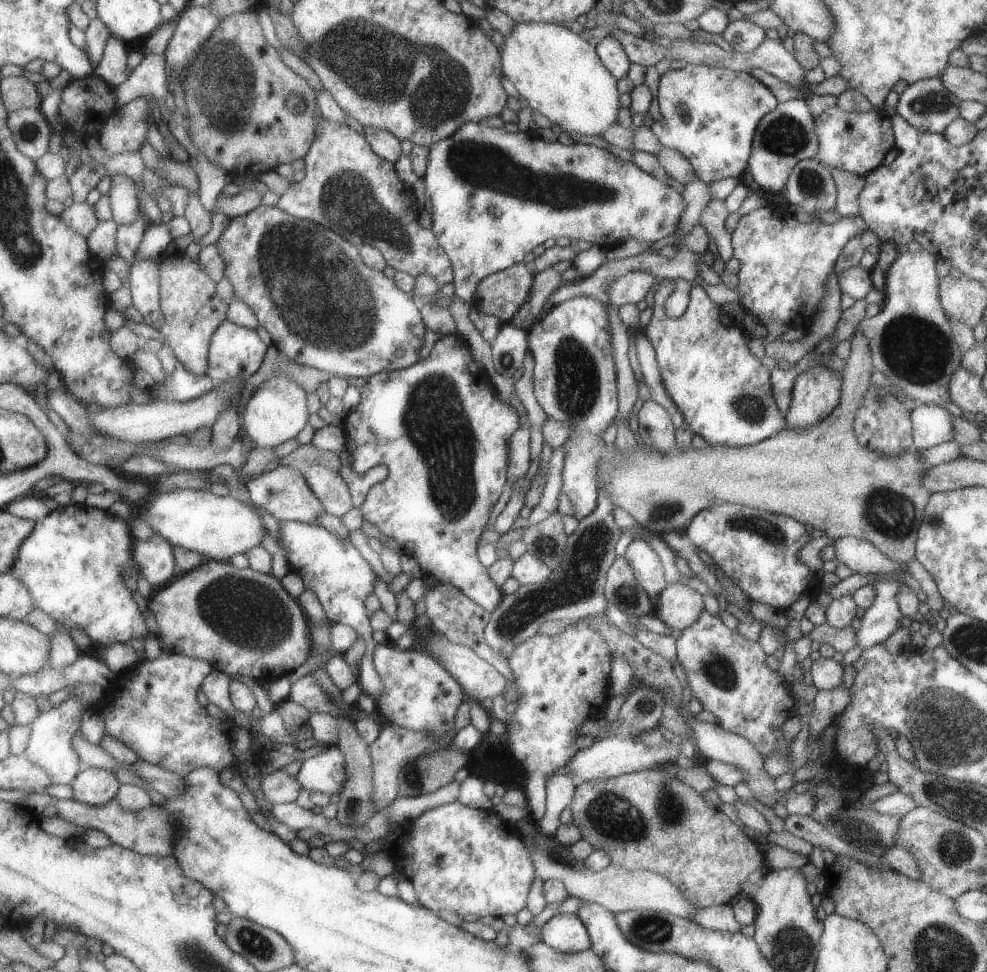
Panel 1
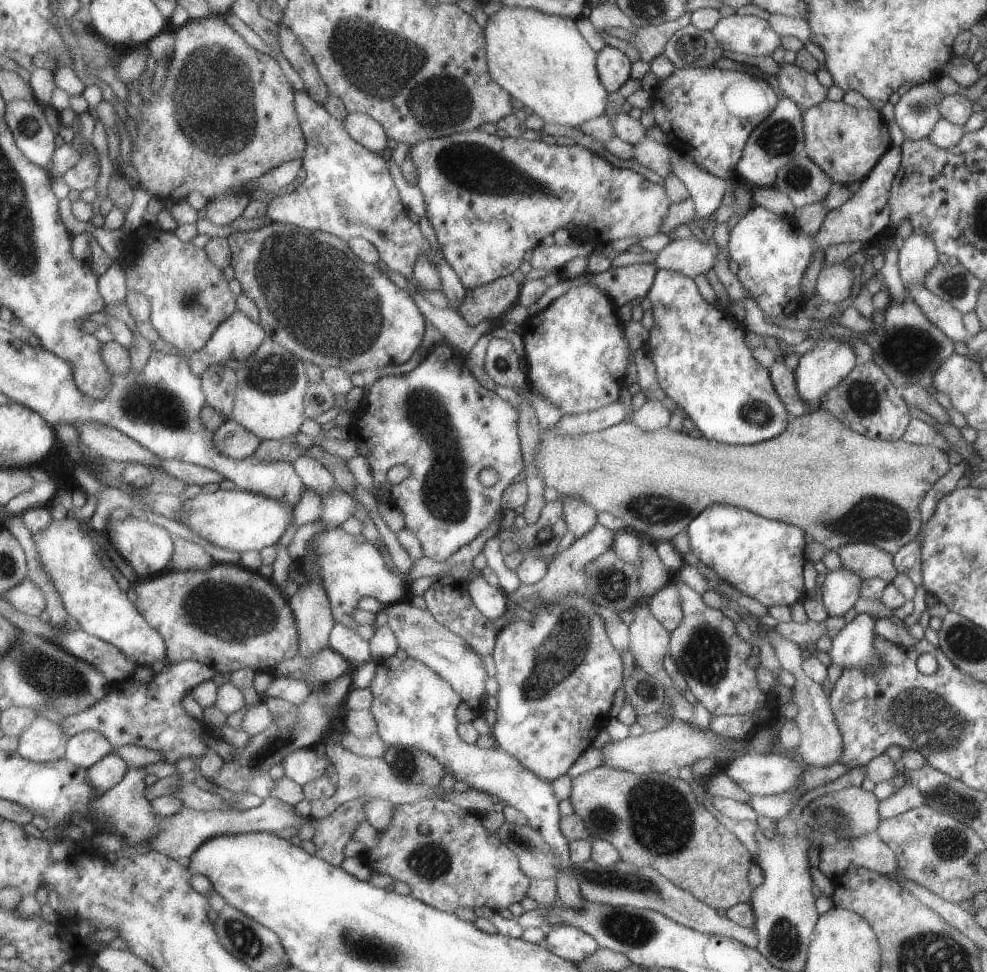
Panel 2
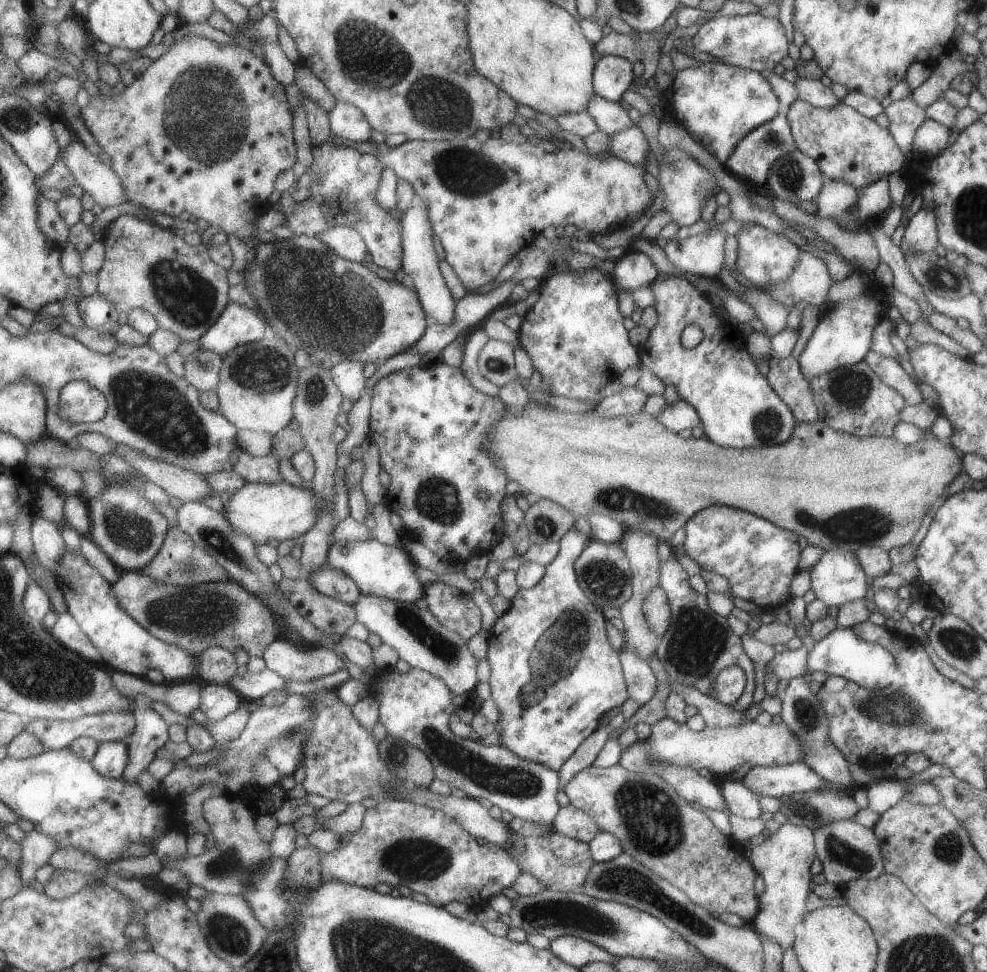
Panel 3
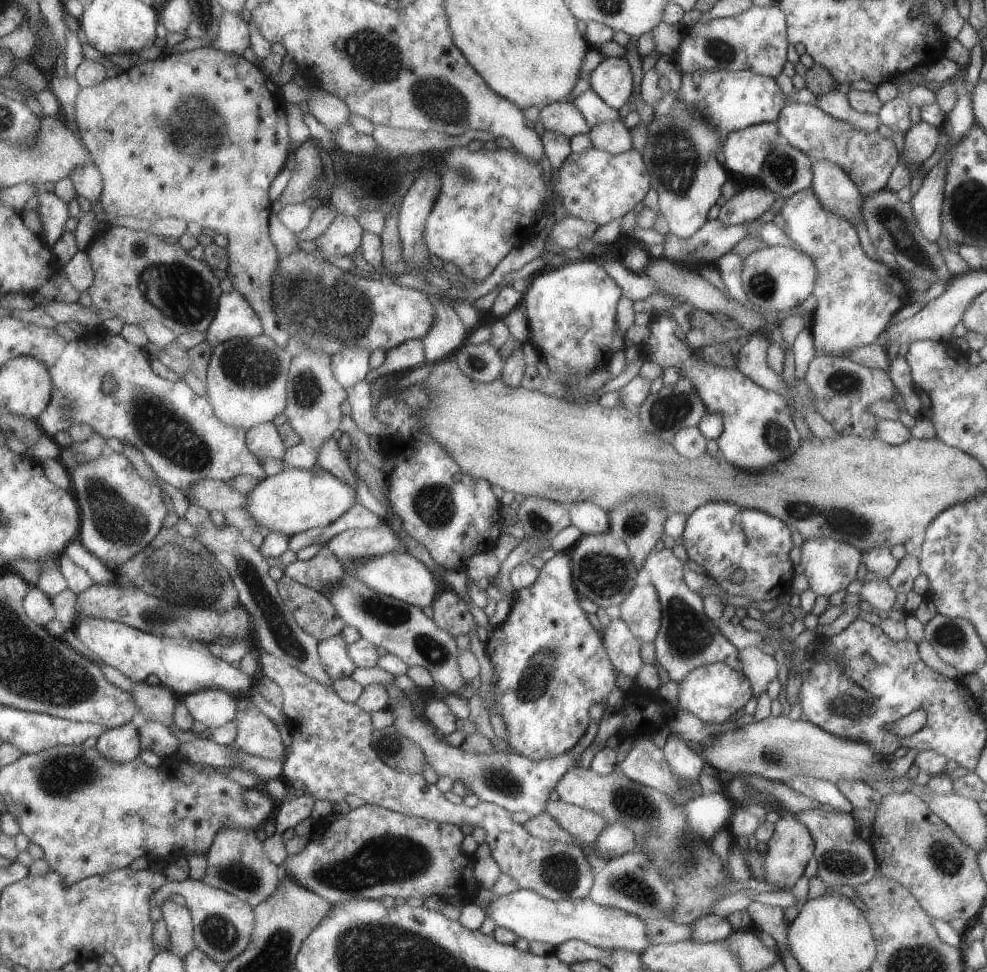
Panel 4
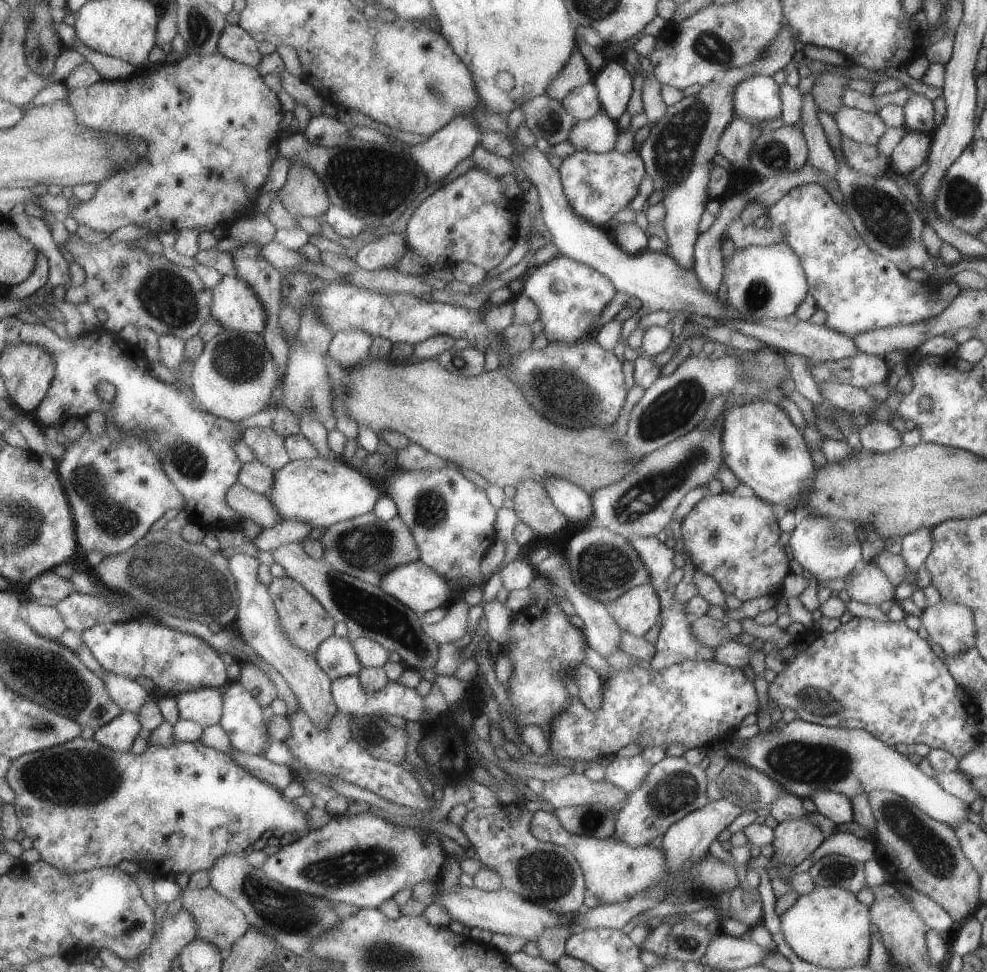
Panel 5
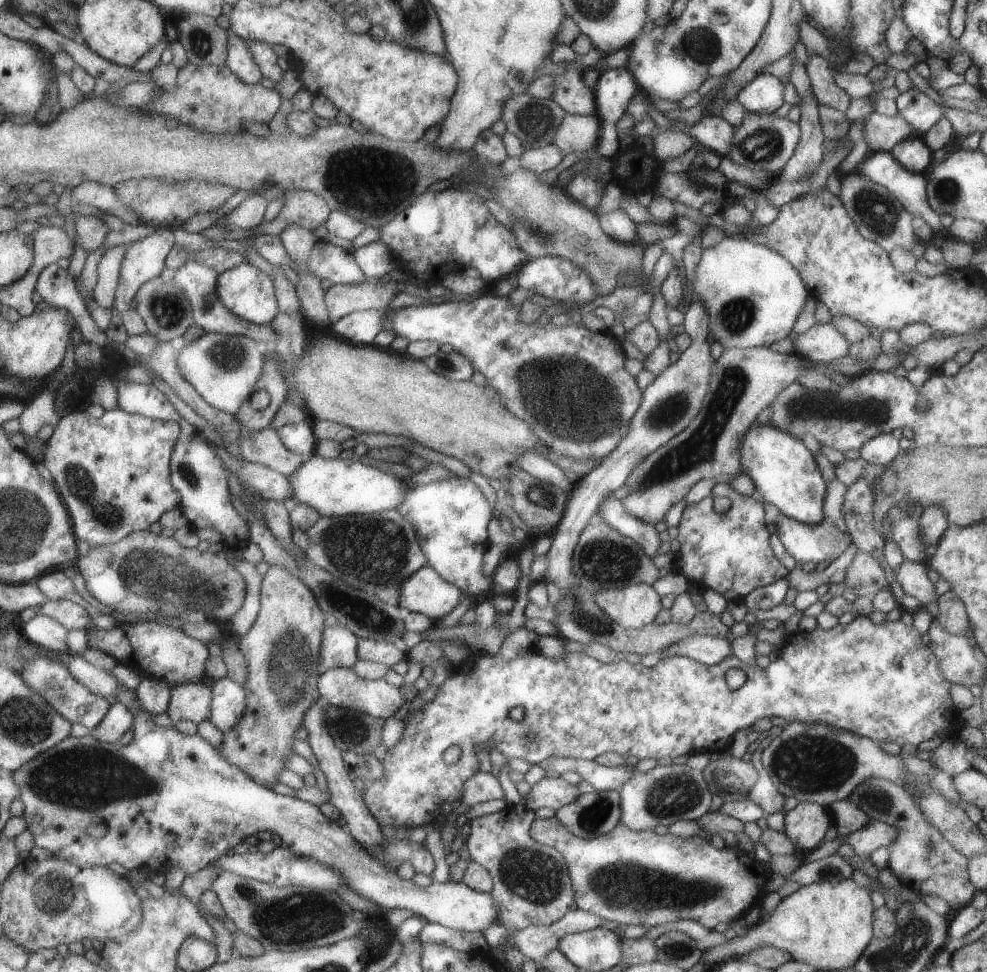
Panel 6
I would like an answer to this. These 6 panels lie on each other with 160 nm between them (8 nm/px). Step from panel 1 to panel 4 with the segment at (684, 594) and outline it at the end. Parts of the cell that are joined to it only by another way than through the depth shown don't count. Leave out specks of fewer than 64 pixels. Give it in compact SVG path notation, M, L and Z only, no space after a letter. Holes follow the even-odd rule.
M651 583L634 586L618 607L620 619L640 643L654 641L660 627L661 607Z

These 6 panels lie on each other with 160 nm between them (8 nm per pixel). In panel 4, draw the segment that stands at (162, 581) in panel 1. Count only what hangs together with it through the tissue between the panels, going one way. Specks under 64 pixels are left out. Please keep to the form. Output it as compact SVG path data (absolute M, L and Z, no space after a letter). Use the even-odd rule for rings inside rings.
M105 450L98 458L77 464L75 469L70 471L74 482L73 492L82 506L82 528L79 535L82 543L104 563L114 562L118 567L125 565L143 552L162 532L168 513L161 498L167 494L154 482L141 478L123 452Z

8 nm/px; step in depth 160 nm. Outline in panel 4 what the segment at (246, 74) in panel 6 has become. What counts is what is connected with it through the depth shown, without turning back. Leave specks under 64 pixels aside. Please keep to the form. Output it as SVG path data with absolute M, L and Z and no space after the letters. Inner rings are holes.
M225 11L220 22L220 34L211 45L228 53L243 54L252 46L249 21L245 22L238 12Z

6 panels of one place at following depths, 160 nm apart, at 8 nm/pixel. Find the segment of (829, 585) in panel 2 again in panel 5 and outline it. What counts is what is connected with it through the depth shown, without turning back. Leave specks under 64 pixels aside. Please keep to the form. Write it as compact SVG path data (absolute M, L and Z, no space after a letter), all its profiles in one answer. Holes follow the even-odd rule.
M804 517L790 531L788 544L792 558L797 560L803 571L817 582L827 582L849 575L861 563L861 546L855 535L855 524L849 521L825 517Z

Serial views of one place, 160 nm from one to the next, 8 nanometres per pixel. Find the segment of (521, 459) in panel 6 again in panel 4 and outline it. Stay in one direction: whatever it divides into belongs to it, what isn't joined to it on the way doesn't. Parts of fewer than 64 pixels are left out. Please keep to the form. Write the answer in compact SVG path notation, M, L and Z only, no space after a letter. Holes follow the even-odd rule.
M581 501L564 504L570 524L578 528L583 535L607 533L609 528L608 514L591 502Z

